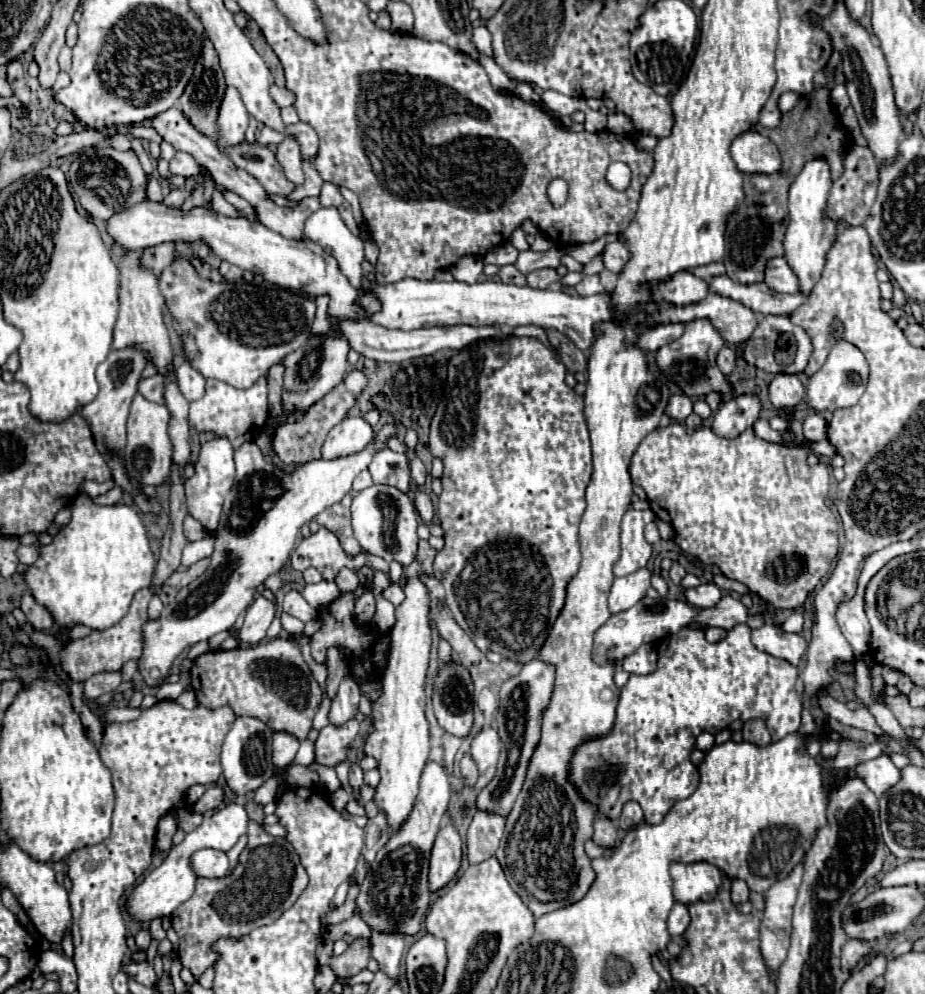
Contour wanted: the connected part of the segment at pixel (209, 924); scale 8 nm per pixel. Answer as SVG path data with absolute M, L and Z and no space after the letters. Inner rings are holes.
M249 821L249 841L243 853L239 855L239 861L229 877L223 879L203 879L199 877L195 883L195 893L189 901L185 901L177 911L171 915L171 927L179 935L179 959L183 967L189 967L189 971L199 977L207 967L211 967L217 959L217 953L211 949L211 943L219 937L241 937L251 933L257 927L269 925L281 917L285 909L289 909L301 891L307 887L307 873L299 861L297 851L289 841L283 837L271 837L261 829L261 823Z

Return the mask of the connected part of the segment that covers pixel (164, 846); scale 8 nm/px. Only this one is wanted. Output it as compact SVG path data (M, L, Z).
M167 813L161 821L159 821L159 827L157 827L157 849L159 851L169 851L173 847L171 839L173 839L173 833L177 831L177 825L175 825L175 819L171 813Z

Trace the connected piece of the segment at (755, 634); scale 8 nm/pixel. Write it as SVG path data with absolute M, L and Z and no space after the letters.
M765 623L763 627L753 629L751 641L759 651L765 651L779 659L787 659L793 665L799 665L799 659L807 649L807 643L801 635L785 633L775 623Z

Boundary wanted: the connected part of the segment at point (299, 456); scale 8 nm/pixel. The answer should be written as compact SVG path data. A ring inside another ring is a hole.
M351 371L345 381L335 387L327 397L323 397L321 401L317 401L305 415L293 415L285 425L281 425L275 433L275 453L281 459L281 463L285 465L301 465L313 459L321 459L321 445L327 437L327 433L341 421L347 417L349 409L355 405L357 397L361 395L361 391L367 385L367 375L361 371Z

